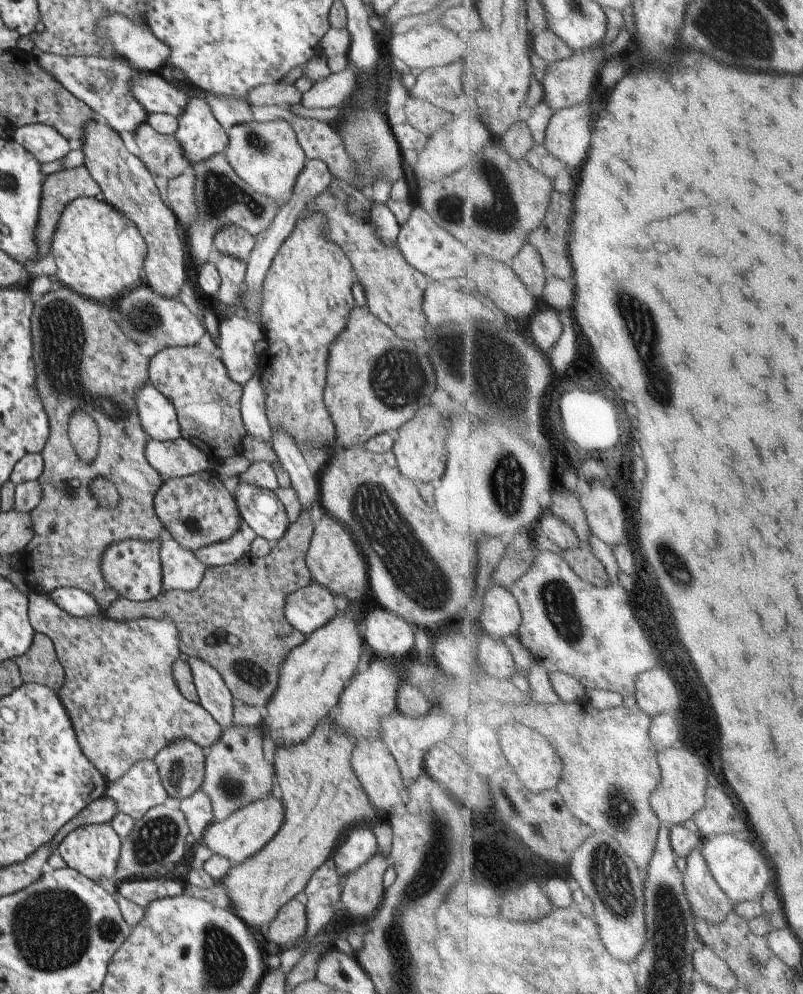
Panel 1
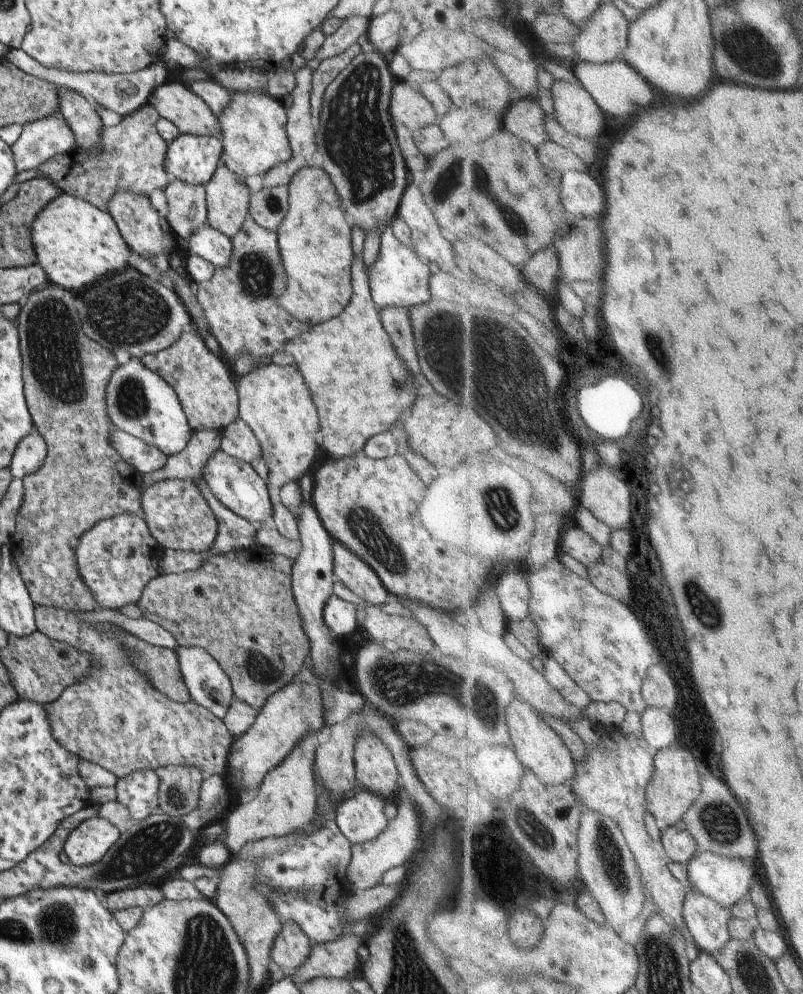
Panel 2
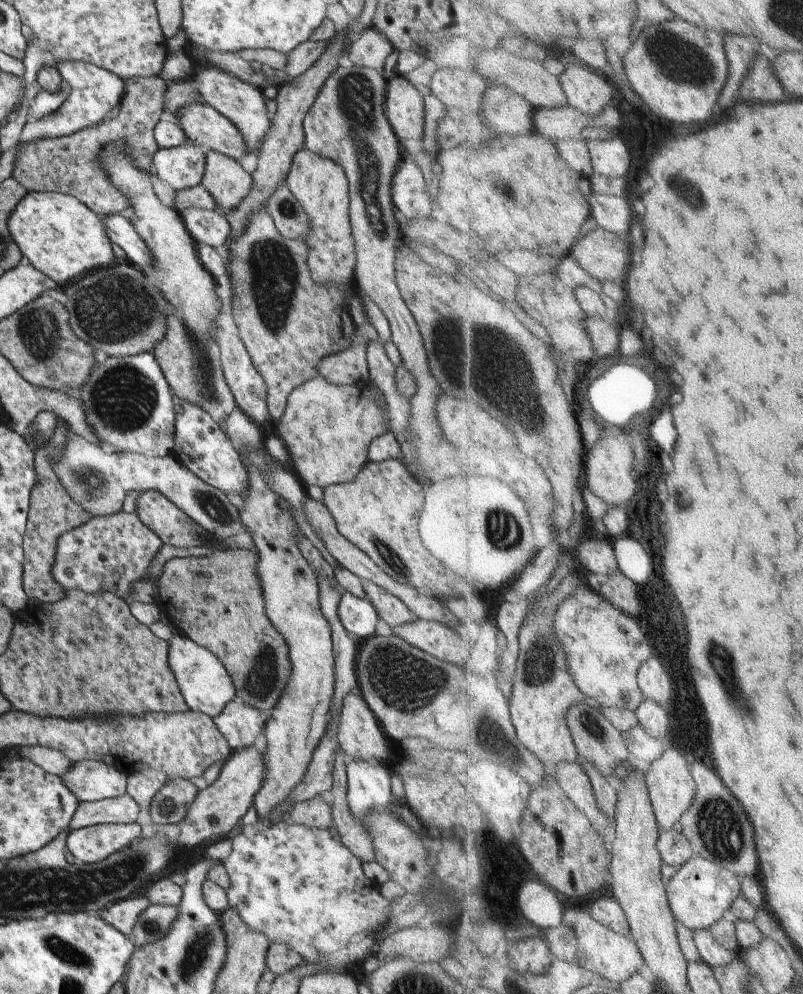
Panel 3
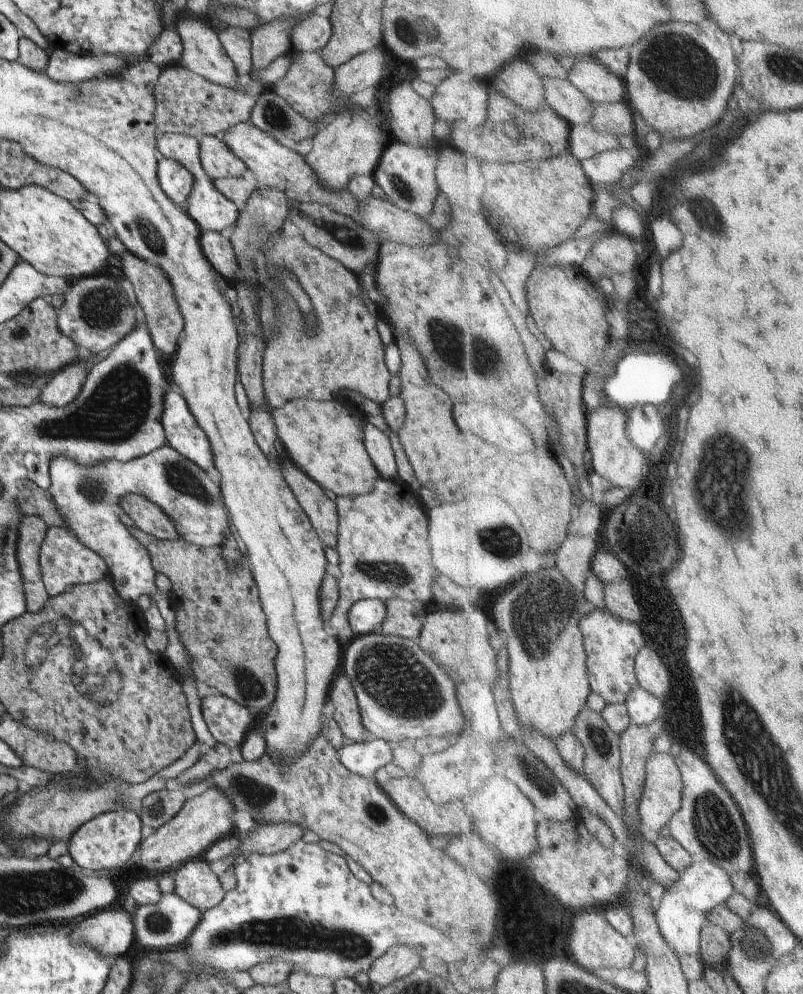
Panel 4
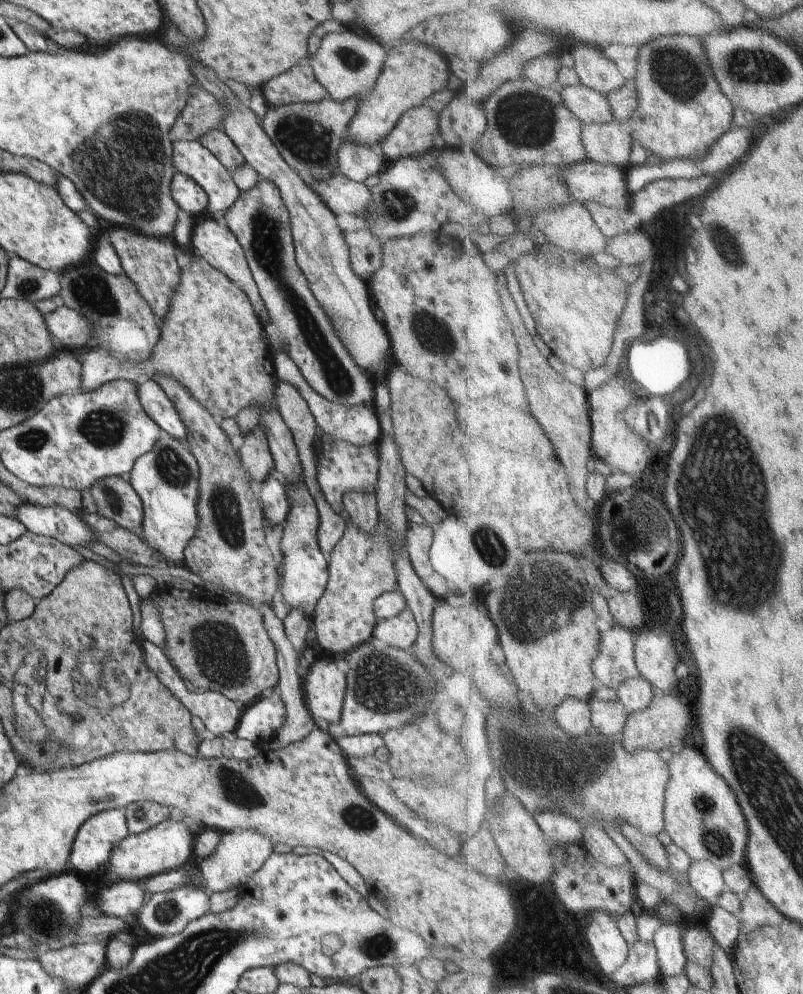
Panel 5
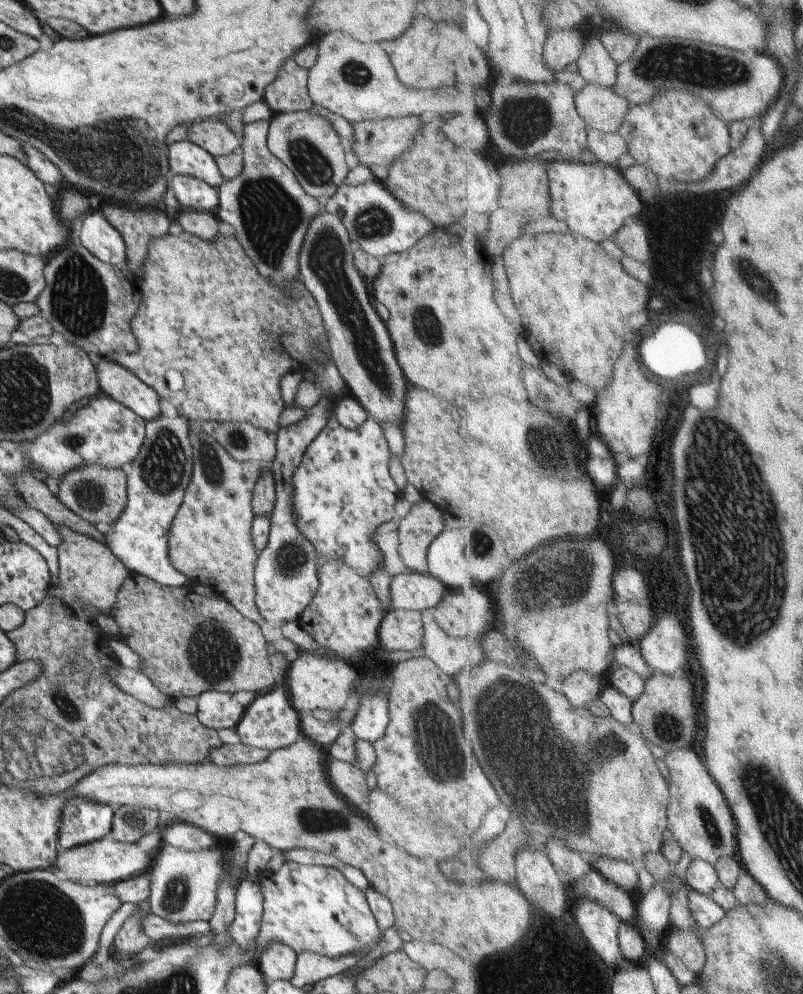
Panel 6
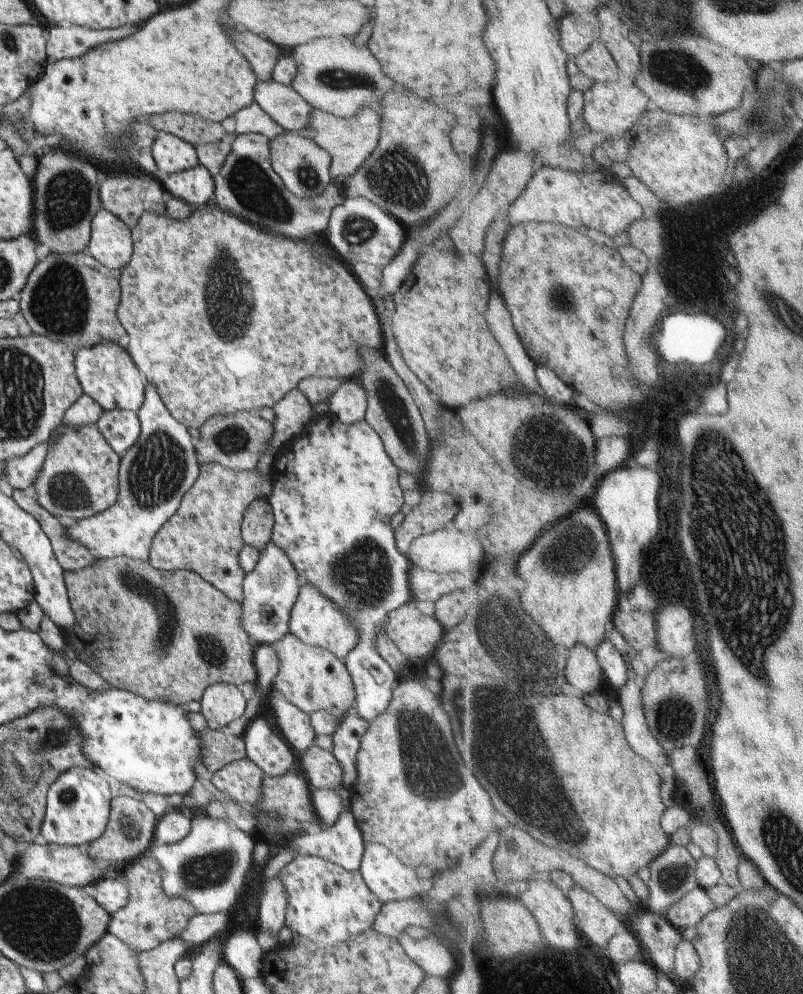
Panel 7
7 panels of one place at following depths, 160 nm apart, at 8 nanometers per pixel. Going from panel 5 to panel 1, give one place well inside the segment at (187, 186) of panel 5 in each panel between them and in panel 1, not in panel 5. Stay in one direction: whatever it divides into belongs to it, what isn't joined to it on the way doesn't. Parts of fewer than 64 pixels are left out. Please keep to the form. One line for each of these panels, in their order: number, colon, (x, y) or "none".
1: (199, 136)
2: (191, 159)
3: (178, 168)
4: (175, 181)

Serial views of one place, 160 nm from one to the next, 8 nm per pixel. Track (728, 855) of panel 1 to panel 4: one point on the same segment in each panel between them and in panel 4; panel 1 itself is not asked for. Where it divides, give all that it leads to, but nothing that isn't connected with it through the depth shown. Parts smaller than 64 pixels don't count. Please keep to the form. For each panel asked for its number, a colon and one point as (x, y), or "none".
2: (726, 880)
3: (700, 893)
4: (702, 886)

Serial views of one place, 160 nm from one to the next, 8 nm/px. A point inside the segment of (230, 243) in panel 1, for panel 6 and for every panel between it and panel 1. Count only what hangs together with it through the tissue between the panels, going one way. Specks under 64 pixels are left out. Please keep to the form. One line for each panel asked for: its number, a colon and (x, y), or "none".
2: (226, 194)
3: (224, 179)
4: (216, 158)
5: (216, 141)
6: (215, 137)

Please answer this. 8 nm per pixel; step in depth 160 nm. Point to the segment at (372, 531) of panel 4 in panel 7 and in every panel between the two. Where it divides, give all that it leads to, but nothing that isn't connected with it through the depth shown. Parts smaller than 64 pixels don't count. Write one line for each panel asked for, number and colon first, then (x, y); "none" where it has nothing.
5: (359, 568)
6: (343, 616)
7: (313, 620)

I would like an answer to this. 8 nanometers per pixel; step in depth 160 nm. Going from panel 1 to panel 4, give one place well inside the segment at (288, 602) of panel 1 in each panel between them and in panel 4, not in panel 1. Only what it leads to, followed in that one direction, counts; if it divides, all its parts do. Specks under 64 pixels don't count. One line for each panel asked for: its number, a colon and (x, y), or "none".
2: (341, 617)
3: (357, 615)
4: (364, 616)

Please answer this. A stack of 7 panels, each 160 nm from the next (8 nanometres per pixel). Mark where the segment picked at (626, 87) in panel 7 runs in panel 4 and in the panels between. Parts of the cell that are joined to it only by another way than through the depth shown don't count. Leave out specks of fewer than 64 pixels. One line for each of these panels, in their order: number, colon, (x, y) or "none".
4: (563, 96)
5: (591, 106)
6: (605, 108)

